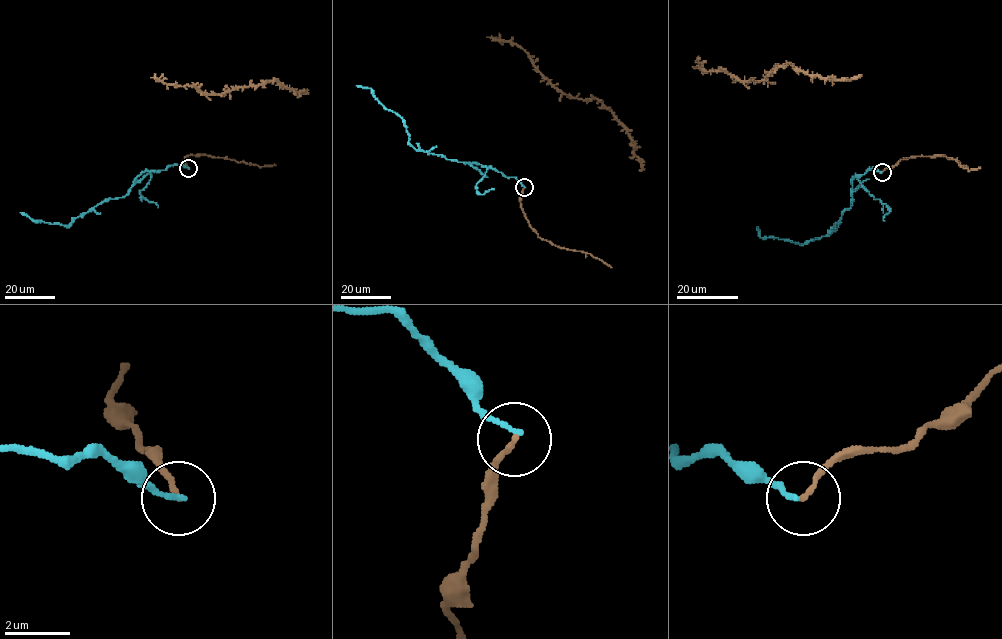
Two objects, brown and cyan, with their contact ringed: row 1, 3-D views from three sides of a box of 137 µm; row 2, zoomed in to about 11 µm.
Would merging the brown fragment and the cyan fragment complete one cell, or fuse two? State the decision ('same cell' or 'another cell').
another cell

